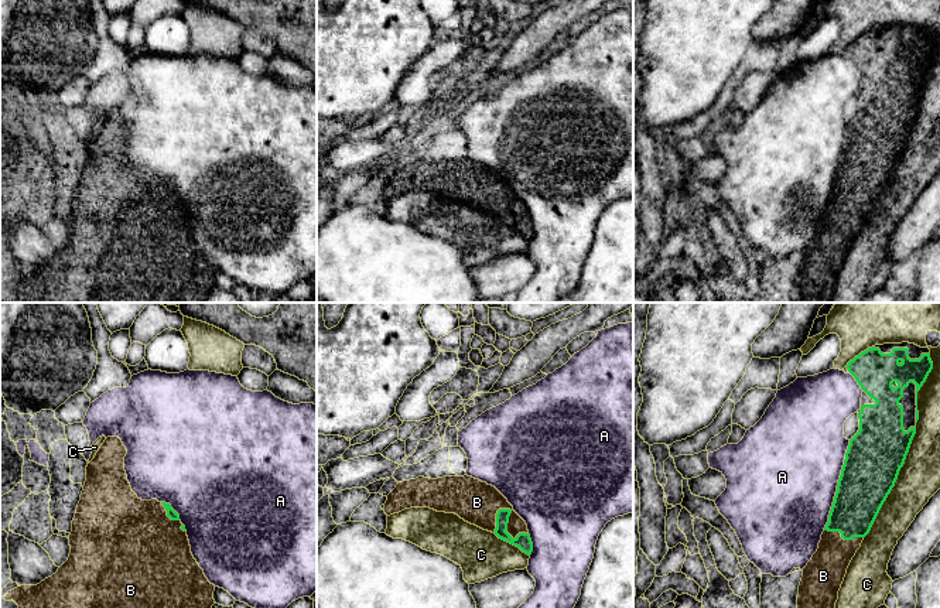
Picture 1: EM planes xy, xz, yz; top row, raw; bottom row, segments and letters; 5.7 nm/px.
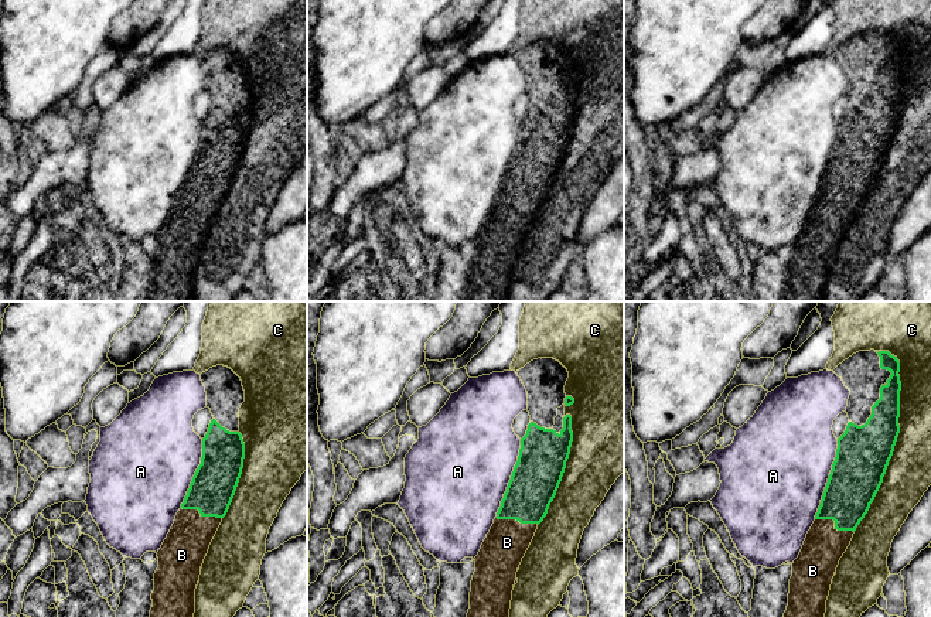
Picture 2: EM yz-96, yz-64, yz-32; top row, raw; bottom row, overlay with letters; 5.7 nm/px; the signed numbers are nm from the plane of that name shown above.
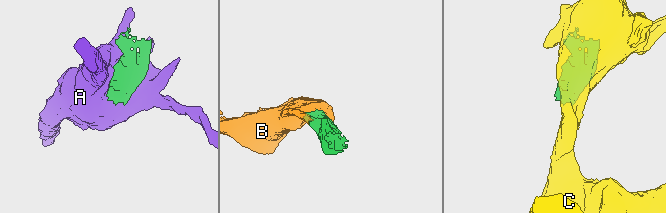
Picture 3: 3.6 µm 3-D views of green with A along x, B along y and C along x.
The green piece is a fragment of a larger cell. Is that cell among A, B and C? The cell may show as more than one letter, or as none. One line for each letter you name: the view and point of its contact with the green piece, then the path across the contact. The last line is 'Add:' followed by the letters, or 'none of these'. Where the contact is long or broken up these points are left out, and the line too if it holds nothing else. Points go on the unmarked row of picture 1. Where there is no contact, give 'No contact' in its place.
B: Touches green at xz (506, 208)
Add: B

